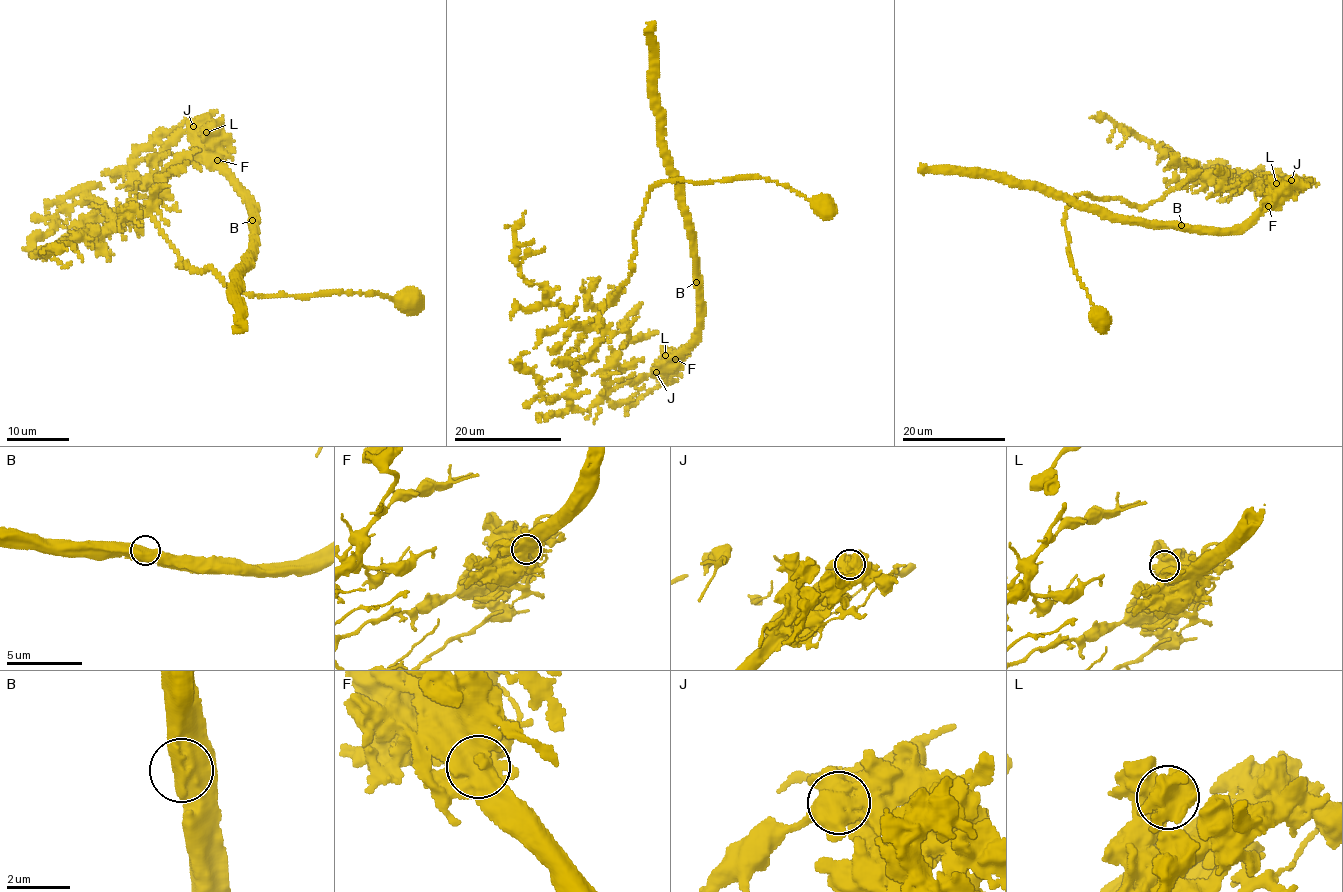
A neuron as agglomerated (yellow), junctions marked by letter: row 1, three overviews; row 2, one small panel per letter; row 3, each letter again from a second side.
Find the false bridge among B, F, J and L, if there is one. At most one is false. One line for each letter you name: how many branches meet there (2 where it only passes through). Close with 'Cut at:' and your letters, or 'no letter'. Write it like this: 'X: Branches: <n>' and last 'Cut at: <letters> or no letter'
J: Branches: 4
Cut at: J

